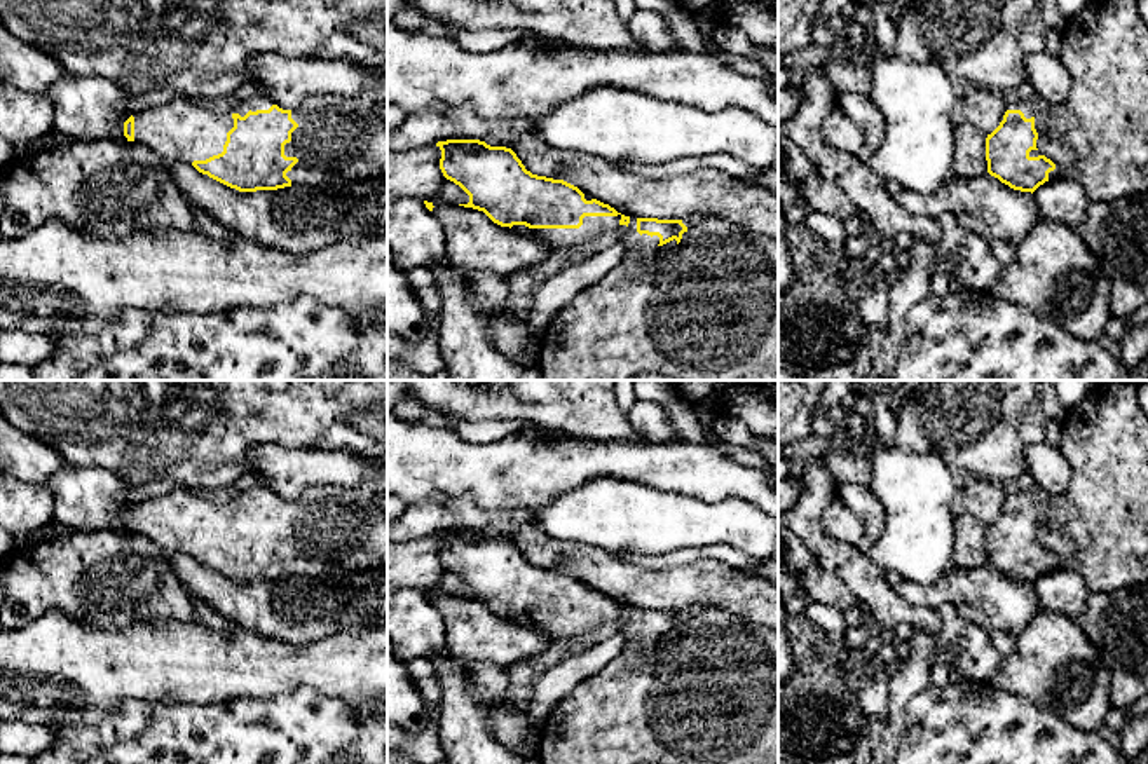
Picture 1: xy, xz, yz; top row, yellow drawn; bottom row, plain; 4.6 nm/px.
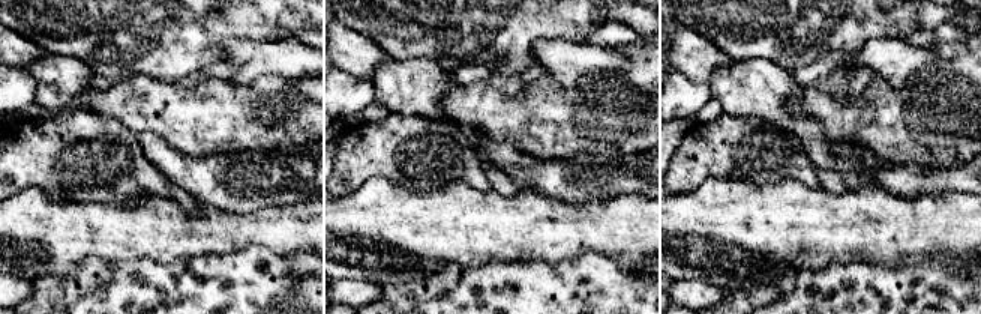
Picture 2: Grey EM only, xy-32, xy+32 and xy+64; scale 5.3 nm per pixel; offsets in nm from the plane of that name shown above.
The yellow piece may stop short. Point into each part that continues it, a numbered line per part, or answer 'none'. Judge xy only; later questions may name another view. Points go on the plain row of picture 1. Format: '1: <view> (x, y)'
1: xy (178, 522)

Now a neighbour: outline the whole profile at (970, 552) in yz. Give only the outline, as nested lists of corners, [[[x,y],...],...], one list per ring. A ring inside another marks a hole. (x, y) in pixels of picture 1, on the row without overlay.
[[[972,513],[956,518],[954,569],[977,569],[987,563],[986,529]]]

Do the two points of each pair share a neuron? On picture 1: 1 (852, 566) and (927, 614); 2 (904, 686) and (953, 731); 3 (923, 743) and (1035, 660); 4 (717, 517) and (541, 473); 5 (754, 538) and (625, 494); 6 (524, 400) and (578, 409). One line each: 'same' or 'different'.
1: same
2: different
3: different
4: different
5: same
6: same

